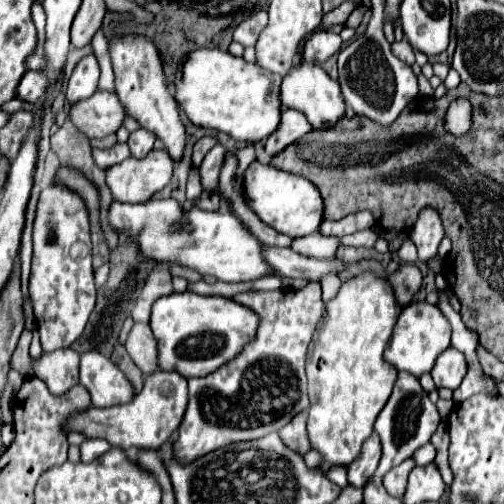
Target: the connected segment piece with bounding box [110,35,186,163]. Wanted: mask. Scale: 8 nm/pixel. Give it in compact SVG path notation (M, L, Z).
M128 35L122 39L114 37L110 43L110 57L112 57L114 75L116 75L116 95L124 103L128 115L138 119L144 129L160 137L170 157L176 163L180 163L184 157L184 147L186 147L186 131L180 121L180 109L164 81L162 61L154 43L138 35Z

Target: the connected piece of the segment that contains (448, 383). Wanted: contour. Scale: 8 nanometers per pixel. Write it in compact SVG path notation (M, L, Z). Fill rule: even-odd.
M450 347L438 357L432 369L432 377L434 377L436 387L448 387L454 391L456 387L460 387L466 371L468 371L468 365L466 365L464 353Z

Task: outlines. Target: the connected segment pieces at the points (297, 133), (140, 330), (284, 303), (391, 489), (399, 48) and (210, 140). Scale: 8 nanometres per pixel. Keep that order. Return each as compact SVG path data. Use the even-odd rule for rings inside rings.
M281 106L280 127L276 127L276 131L268 137L268 141L266 141L266 153L270 157L278 155L284 147L292 145L296 139L300 139L308 131L312 131L312 125L304 117L304 113L300 113L296 109Z
M134 323L134 327L128 333L128 339L126 339L126 349L128 349L128 355L132 357L132 361L138 365L138 369L144 375L150 375L158 369L156 345L158 343L156 343L148 323Z
M308 283L304 289L296 291L248 291L232 299L252 309L260 317L260 327L256 339L252 339L236 359L230 359L224 367L218 367L218 371L206 377L188 379L190 403L174 443L176 457L182 463L190 463L234 441L252 441L280 431L294 415L308 409L304 359L316 323L324 311L320 283Z
M406 459L404 463L400 463L400 467L392 467L392 471L388 471L388 475L384 475L382 483L386 487L386 491L392 495L392 497L398 497L402 499L404 491L406 491L406 481L408 481L408 473L416 467L414 459Z
M404 39L404 41L400 41L400 43L392 43L392 53L400 59L400 61L404 61L404 63L408 63L408 65L414 65L414 49L410 47L410 43Z
M202 137L200 141L196 141L196 145L194 145L194 153L192 153L192 163L198 167L200 163L202 163L202 159L204 159L204 155L214 147L218 143L218 139L216 137Z

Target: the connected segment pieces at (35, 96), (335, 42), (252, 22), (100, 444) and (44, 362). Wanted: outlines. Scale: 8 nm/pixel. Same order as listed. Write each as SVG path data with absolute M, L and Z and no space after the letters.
M28 71L22 77L20 85L18 85L18 99L34 103L34 101L38 101L44 95L44 91L46 91L48 85L50 85L50 81L46 79L44 73L40 73L40 71Z
M320 31L320 33L312 35L310 41L306 43L302 59L306 59L306 61L326 61L326 59L332 57L340 47L342 47L340 35L328 33L328 31Z
M258 11L258 13L250 15L248 19L244 19L244 21L236 27L236 31L234 31L234 41L242 43L244 47L254 45L256 39L258 39L258 35L260 35L260 31L266 27L266 23L268 23L268 13L266 13L266 11Z
M86 439L86 441L80 445L82 463L90 463L90 461L98 459L98 457L104 455L108 449L110 449L110 443L104 441L104 439Z
M72 349L42 353L42 357L32 363L36 377L40 377L54 395L62 395L78 383L80 355Z

